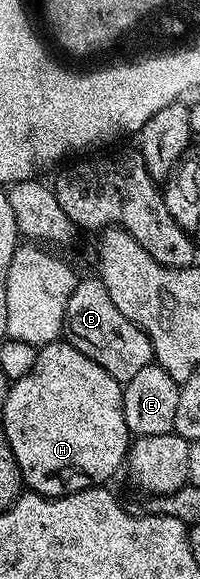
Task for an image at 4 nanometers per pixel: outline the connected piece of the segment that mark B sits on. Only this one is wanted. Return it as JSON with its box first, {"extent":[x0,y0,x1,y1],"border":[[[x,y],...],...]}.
{"extent":[63,278,154,382],"border":[[[98,278],[77,279],[74,294],[70,294],[70,302],[66,302],[63,335],[68,343],[82,350],[86,358],[94,358],[106,374],[121,382],[134,378],[138,370],[154,360],[150,338],[137,324],[130,322],[126,314],[119,312],[114,302],[110,302],[110,294],[106,294],[106,286]]]}

